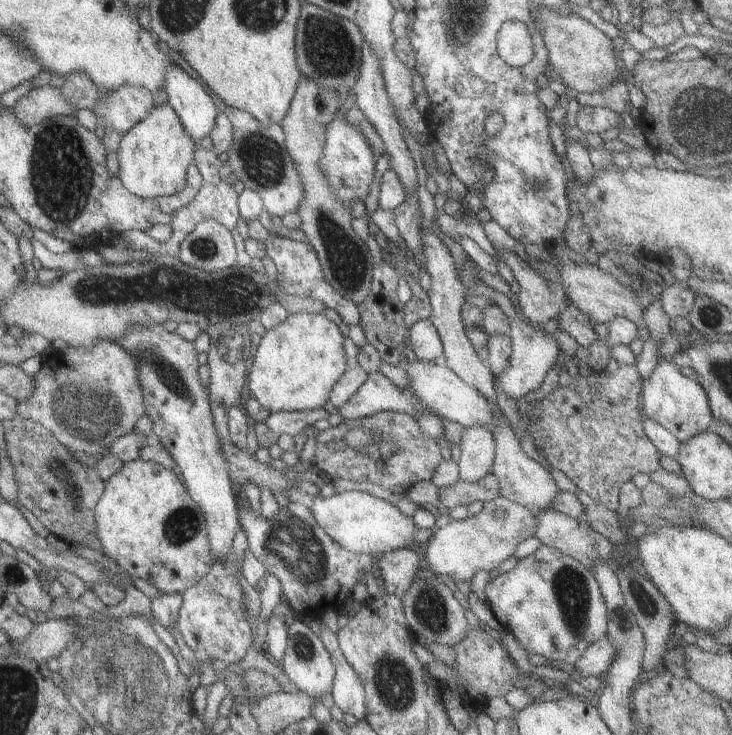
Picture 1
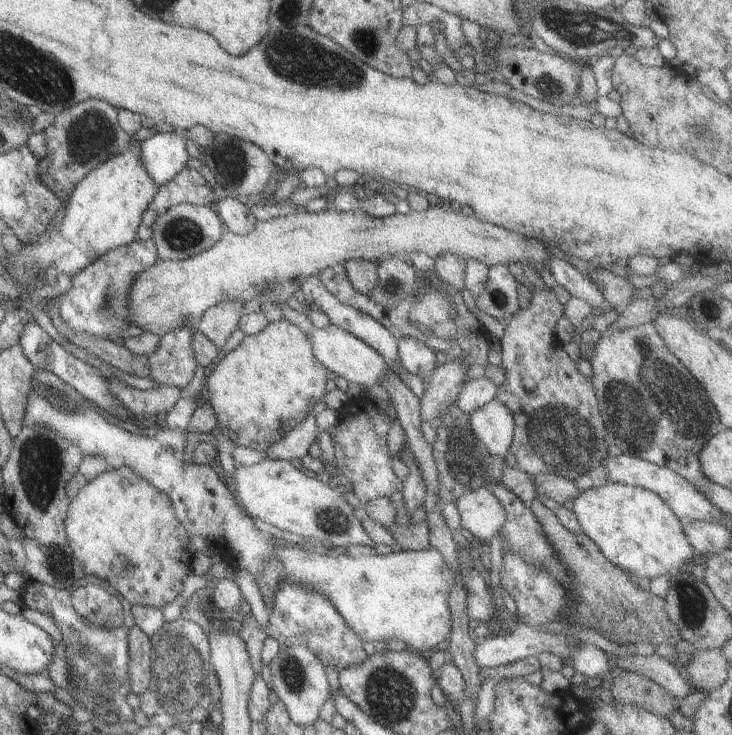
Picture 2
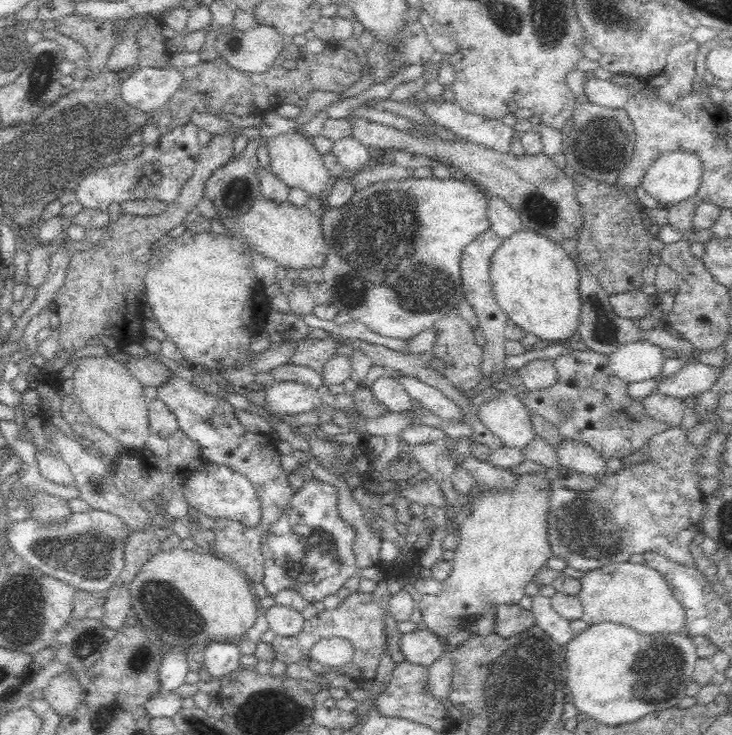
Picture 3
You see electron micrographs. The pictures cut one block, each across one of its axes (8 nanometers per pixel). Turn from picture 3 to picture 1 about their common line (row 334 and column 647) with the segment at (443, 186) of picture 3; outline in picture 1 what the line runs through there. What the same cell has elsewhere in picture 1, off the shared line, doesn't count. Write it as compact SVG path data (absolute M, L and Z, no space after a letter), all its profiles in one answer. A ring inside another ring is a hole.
M658 357L649 378L640 388L639 406L641 416L653 420L668 430L682 443L700 432L711 429L712 414L701 385L679 372L679 367L669 358Z

